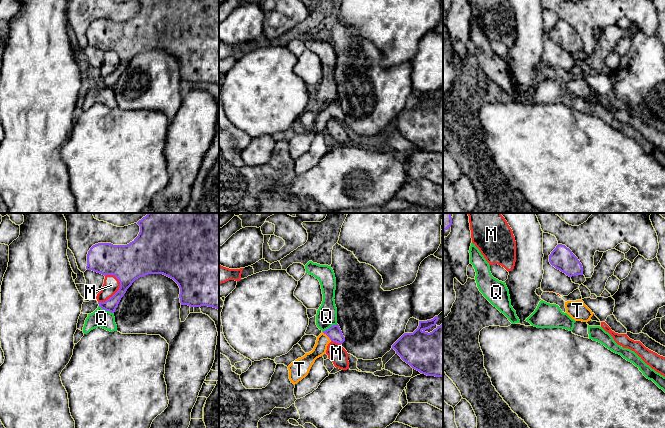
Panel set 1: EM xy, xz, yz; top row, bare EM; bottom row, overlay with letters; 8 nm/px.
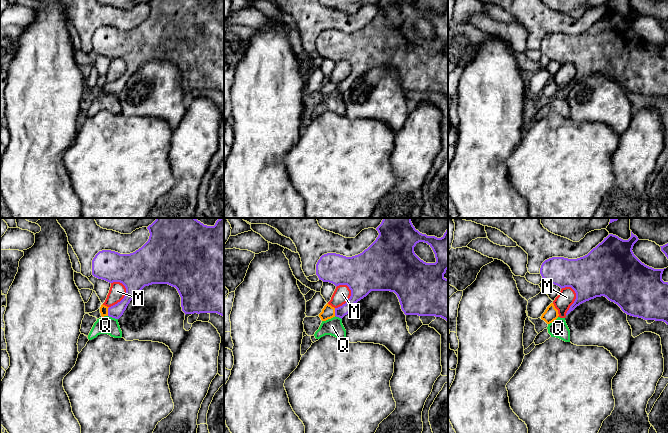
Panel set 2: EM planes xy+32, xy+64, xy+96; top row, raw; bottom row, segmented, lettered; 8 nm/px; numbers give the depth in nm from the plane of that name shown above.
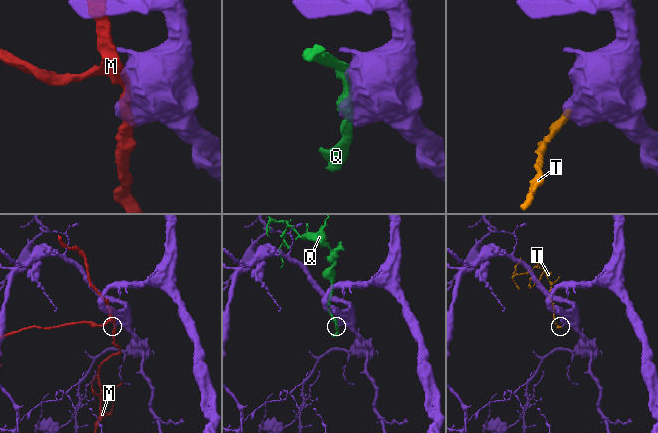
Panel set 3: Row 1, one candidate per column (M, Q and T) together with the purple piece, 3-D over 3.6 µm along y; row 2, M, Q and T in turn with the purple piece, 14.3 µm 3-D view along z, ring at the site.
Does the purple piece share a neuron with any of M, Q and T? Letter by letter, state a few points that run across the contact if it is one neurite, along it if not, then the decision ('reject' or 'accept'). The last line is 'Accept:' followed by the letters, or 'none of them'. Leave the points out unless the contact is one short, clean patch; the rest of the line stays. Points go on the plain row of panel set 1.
M: reject
Q: xy (98, 82), (113, 89) | reject
T: xz (334, 108), (327, 111), (323, 116) | accept
Accept: T

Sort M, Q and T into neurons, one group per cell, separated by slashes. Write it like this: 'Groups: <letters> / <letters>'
Groups: M / Q / T

